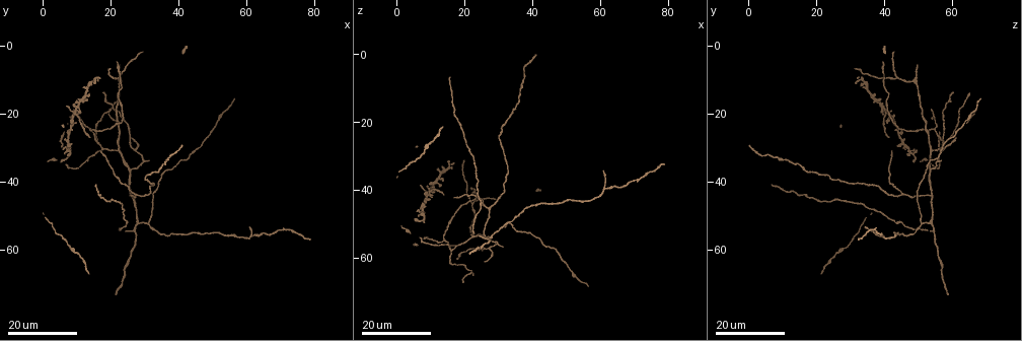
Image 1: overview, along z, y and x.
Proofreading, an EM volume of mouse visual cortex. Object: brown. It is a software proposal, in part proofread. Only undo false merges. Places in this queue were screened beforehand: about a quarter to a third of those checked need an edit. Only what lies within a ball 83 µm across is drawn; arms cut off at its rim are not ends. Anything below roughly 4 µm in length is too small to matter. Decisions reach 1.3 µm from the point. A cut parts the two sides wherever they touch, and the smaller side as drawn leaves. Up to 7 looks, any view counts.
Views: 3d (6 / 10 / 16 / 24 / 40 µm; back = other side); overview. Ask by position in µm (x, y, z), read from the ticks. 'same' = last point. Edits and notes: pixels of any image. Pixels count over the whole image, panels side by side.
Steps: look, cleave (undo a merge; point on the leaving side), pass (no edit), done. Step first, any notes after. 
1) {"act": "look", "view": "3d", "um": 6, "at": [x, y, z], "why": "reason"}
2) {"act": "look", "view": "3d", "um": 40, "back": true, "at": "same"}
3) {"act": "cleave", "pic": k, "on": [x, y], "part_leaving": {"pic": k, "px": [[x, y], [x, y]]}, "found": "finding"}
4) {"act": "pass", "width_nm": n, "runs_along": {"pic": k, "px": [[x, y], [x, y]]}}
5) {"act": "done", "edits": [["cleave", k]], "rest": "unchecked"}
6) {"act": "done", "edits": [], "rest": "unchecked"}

{"act": "look", "view": "3d", "um": 24, "at": [15.5, 28.5, 57.5], "why": "arms part here"}

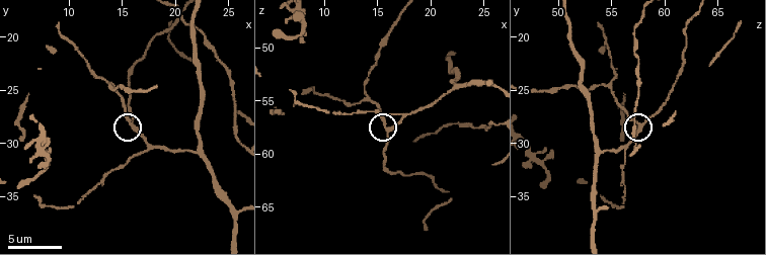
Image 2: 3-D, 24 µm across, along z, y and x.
{"act": "look", "view": "3d", "um": 10, "at": [16.0, 28.2, 58.0], "why": "zoom in"}

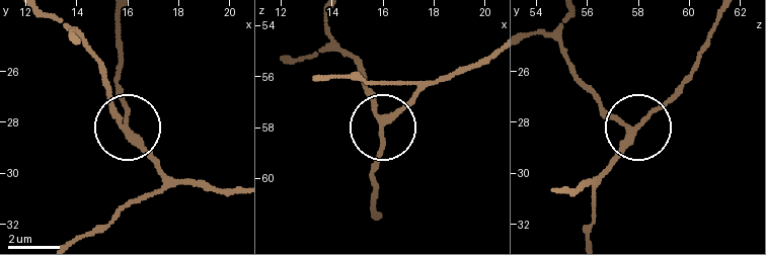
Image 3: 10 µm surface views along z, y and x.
{"act": "pass", "runs_along": {"pic": 3, "px": [[238, 191], [193, 185], [166, 172], [130, 125], [115, 70]]}, "found": "one neuron here"}

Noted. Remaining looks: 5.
{"act": "look", "view": "3d", "um": 10, "at": [22.8, 19.8, 57.0], "why": "thick turns thin"}

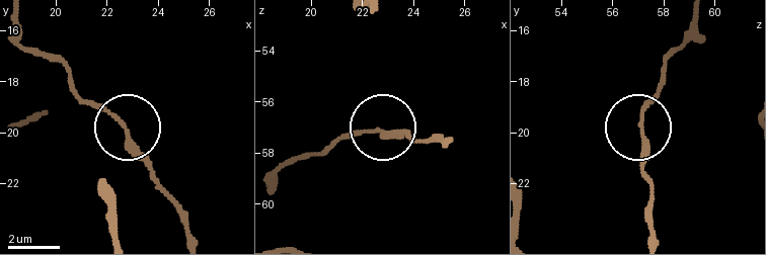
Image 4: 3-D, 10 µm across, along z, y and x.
{"act": "pass", "runs_along": {"pic": 4, "px": [[194, 236], [186, 209], [124, 124], [73, 88]]}, "found": "all the same neuron"}

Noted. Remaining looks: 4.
{"act": "look", "view": "3d", "um": 16, "at": [27.0, 30.0, 57.0], "why": "three arms meet"}

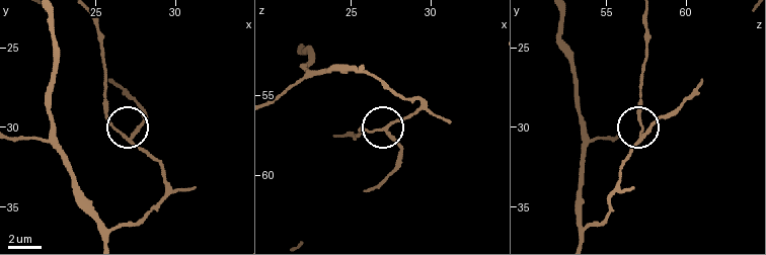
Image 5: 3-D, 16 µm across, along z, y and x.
{"act": "look", "view": "3d", "um": 10, "at": [27.2, 30.6, 57.3]}

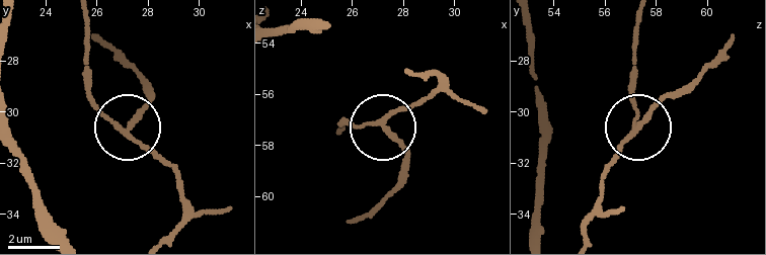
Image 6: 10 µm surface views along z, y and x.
{"act": "pass", "arms": 3, "runs_along": {"pic": 6, "px": [[584, 235], [607, 165], [679, 87]]}, "found": "all the same neuron"}

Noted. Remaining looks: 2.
{"act": "look", "view": "3d", "um": 16, "at": [22.5, 9.5, 44.0], "why": "three arms meet"}

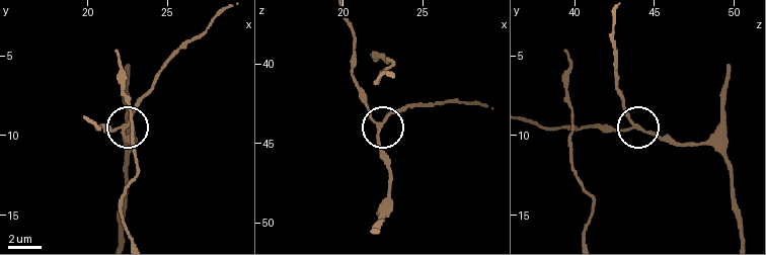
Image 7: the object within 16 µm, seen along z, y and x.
{"act": "look", "view": "3d", "um": 6, "at": [22.2, 9.5, 43.7], "why": "closer look"}

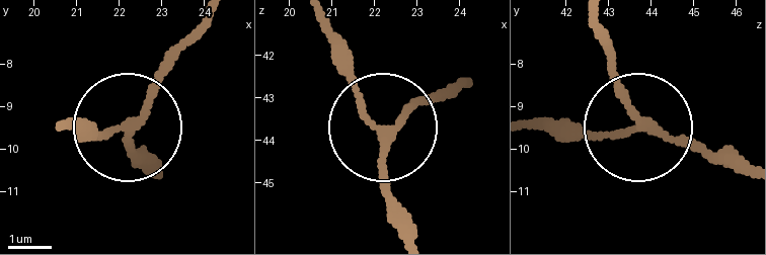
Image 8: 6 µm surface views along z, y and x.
{"act": "pass", "arms": 3, "runs_along": {"pic": 8, "px": [[157, 169], [125, 133], [186, 43]]}, "found": "one neuron here"}

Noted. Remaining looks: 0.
{"act": "done", "edits": [], "rest": "unchecked"}

